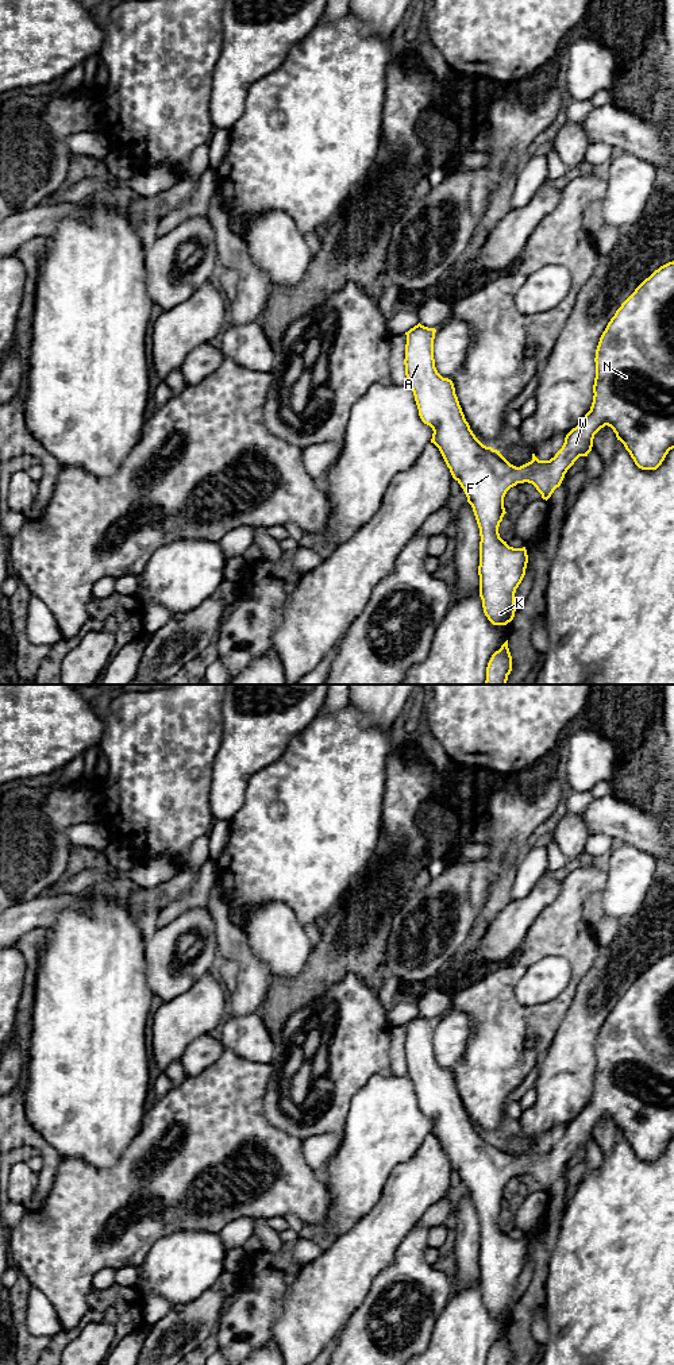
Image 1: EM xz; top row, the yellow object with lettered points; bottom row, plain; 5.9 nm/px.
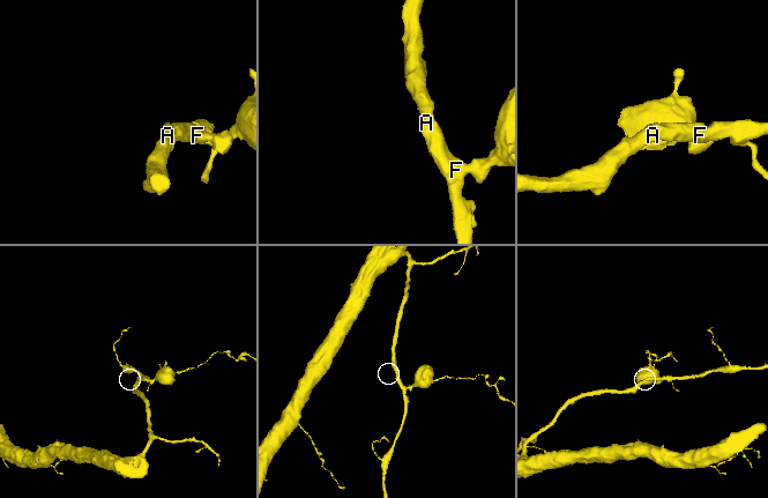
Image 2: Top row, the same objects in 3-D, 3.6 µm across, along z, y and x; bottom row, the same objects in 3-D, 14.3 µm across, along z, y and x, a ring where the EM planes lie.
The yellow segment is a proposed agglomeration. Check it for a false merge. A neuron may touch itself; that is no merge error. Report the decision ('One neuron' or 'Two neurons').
One neuron

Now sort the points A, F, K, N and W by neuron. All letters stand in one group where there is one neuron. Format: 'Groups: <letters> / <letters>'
Groups: A F K N W

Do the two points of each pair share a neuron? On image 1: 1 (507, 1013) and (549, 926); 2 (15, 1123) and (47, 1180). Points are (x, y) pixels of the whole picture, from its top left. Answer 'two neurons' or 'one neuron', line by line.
1: one neuron
2: one neuron

